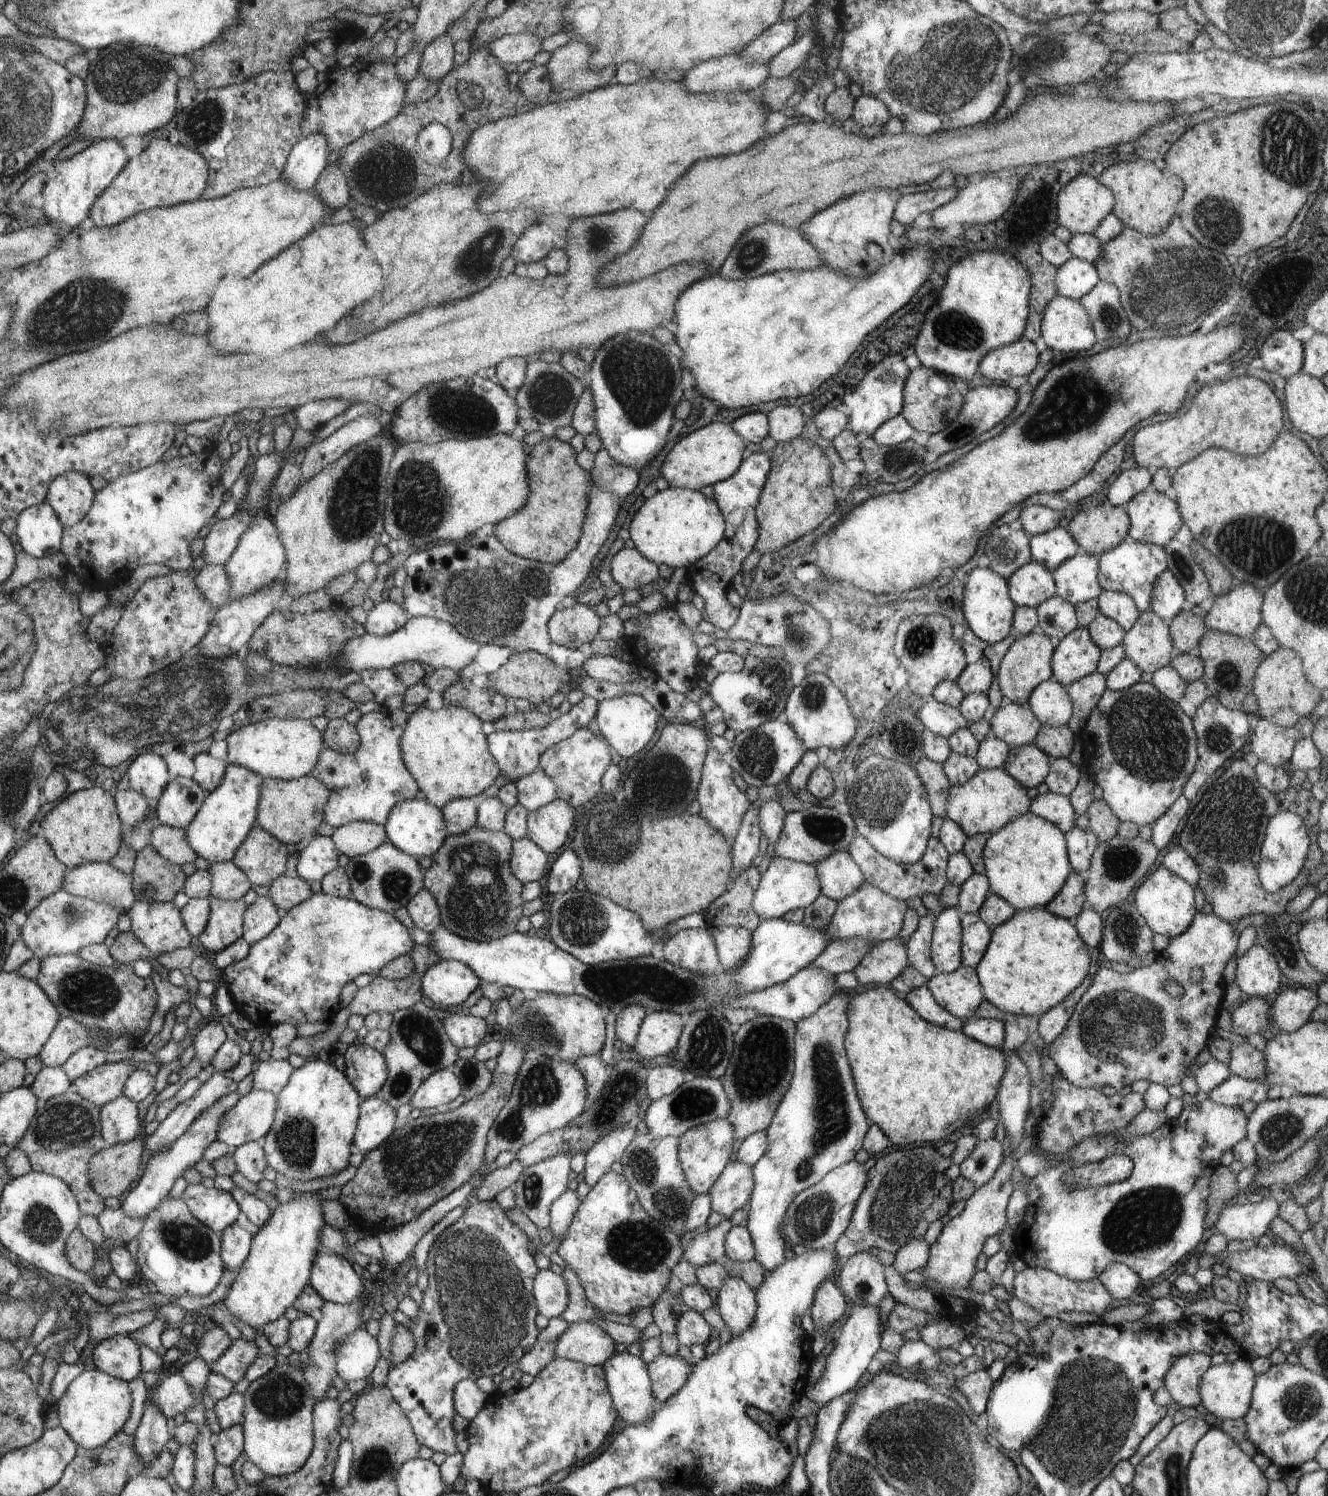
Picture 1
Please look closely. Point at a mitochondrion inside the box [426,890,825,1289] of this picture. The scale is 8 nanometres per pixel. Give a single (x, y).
(613, 984)

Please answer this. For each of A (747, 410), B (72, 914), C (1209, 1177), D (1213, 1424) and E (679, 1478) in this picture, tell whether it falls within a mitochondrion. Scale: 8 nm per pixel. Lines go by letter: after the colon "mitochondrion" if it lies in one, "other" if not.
A: other
B: mitochondrion
C: other
D: other
E: other

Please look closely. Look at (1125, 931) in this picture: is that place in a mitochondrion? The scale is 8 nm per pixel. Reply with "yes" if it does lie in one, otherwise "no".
yes

